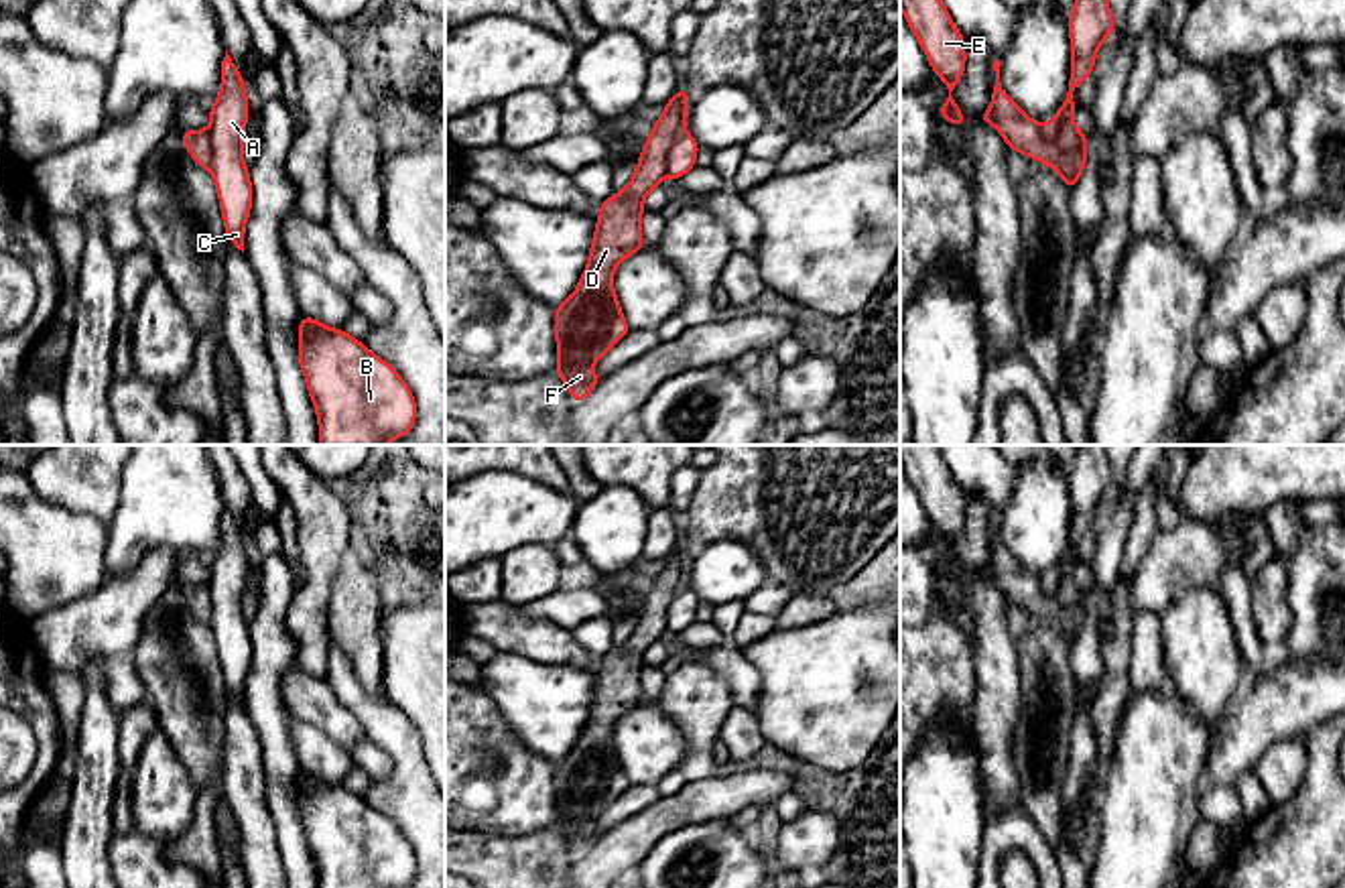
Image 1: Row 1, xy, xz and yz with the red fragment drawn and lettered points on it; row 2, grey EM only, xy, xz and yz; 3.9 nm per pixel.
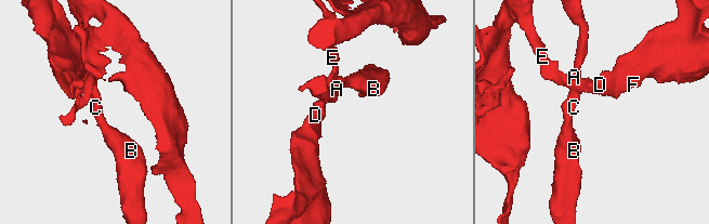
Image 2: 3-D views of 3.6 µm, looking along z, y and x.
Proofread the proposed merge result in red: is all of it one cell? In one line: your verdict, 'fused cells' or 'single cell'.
fused cells

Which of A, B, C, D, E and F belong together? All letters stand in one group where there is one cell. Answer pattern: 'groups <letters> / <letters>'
groups A B C / D E F

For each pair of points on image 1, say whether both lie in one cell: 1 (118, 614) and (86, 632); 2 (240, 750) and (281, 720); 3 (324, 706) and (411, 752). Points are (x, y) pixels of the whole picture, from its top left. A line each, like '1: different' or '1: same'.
1: same
2: different
3: different

